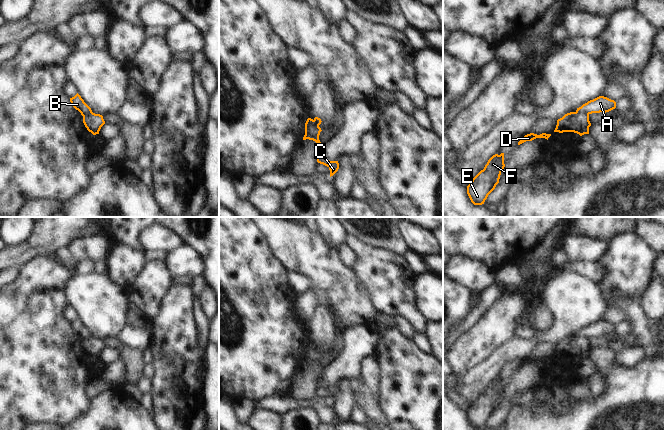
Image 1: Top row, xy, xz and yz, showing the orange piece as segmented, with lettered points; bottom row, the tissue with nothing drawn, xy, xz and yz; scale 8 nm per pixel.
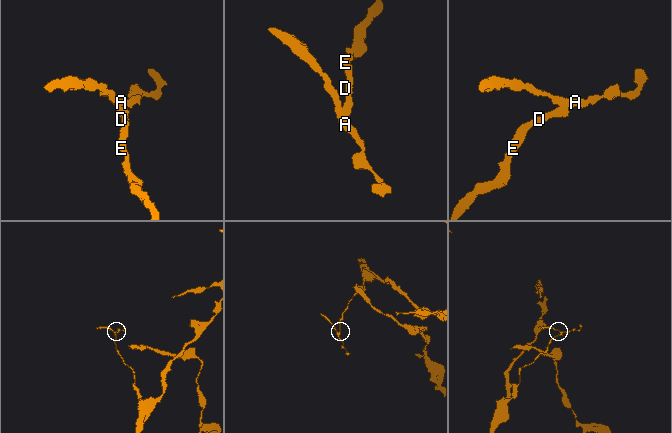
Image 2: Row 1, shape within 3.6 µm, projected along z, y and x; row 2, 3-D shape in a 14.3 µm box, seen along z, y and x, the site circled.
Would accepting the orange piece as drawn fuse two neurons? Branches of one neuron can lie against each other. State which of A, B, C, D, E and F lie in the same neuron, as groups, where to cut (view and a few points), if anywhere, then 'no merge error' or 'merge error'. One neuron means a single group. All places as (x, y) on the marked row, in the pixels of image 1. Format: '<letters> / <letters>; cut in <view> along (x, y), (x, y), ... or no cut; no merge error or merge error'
A B C / D E F; cut in xz along (313, 120), (312, 131), (317, 134); merge error

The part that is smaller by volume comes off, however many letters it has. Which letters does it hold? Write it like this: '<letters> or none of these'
A, B, C

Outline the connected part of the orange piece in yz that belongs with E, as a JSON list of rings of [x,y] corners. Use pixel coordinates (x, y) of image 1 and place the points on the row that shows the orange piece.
[[[504,153],[493,155],[467,186],[467,194],[474,205],[482,205],[488,195],[499,183],[501,172],[505,167]]]

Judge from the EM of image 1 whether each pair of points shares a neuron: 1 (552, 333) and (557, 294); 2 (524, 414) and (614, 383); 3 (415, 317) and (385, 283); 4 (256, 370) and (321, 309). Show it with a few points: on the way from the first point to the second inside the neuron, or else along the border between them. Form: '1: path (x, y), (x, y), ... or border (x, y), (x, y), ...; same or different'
1: path (559, 323), (559, 304); same
2: path (548, 419), (585, 419), (597, 407); same
3: path (408, 309), (391, 291); same
4: border (304, 326), (304, 331), (309, 341); different

